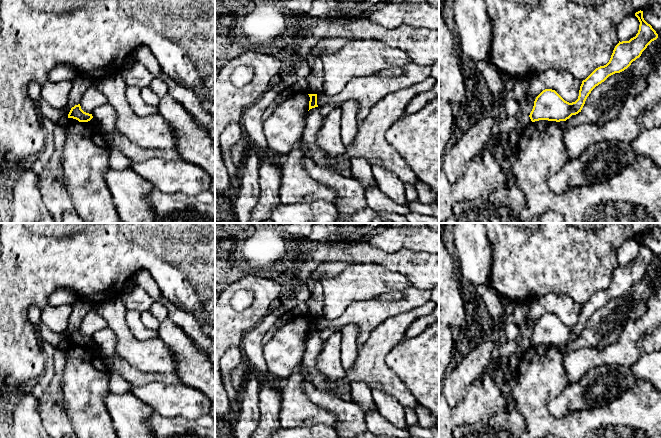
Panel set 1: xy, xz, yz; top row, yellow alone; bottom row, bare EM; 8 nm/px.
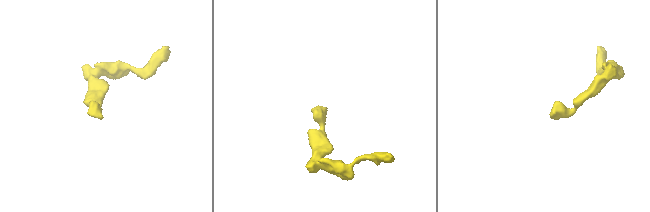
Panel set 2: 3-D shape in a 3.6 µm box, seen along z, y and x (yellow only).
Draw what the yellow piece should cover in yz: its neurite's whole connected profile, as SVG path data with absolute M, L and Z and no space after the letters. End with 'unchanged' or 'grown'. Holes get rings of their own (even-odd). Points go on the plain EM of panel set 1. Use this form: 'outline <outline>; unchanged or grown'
outline M643 235L635 237L640 249L638 257L629 265L622 265L615 270L609 286L596 292L582 305L578 323L569 327L555 314L545 313L535 323L529 339L532 346L539 344L566 345L572 339L581 336L591 315L604 306L609 300L627 293L633 285L639 282L647 270L658 262L658 258L643 242Z; unchanged

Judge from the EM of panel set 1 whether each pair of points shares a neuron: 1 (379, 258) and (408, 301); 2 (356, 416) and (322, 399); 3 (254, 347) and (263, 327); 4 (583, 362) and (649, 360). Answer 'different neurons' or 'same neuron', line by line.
1: different neurons
2: same neuron
3: same neuron
4: different neurons

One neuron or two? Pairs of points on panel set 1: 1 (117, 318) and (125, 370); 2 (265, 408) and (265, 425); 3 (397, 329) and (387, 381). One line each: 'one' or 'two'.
1: two
2: one
3: one

